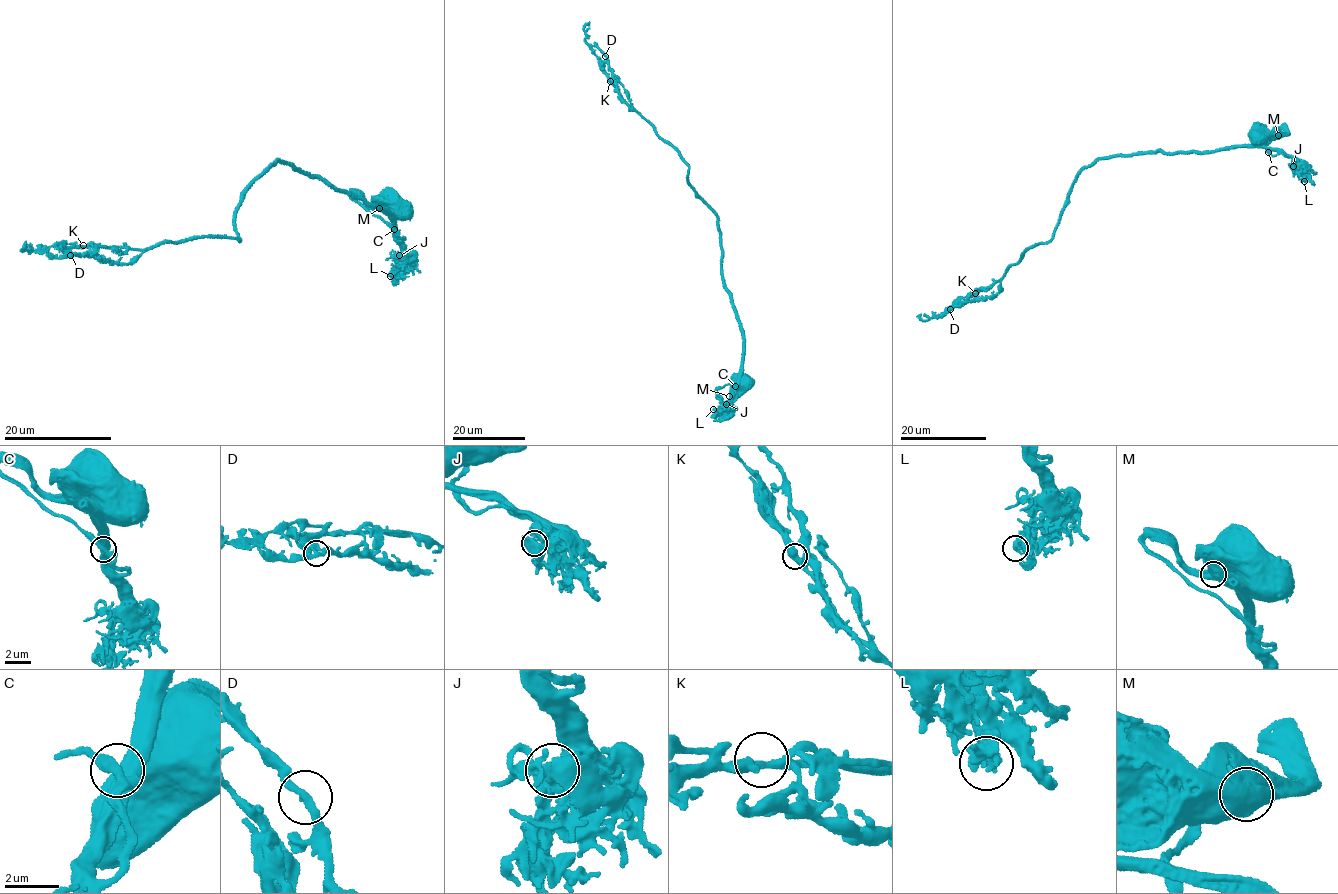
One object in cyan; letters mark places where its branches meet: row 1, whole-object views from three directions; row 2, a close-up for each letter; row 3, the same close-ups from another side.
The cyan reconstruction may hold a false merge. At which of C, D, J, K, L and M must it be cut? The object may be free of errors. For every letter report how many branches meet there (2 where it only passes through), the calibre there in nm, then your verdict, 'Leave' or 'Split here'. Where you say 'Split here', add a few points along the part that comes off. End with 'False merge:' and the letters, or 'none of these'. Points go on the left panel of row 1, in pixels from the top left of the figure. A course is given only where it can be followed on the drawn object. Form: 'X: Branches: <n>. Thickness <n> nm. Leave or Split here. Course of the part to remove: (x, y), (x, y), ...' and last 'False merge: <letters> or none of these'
C: Branches: 2. Thickness 320 nm. Leave
D: Branches: 2. Thickness 320 nm. Leave
J: Branches: 2. Thickness 280 nm. Leave
K: Branches: 2. Thickness 320 nm. Leave
L: Branches: 2. Thickness 220 nm. Leave
M: Branches: 2. Thickness 360 nm. Leave
False merge: none of these

